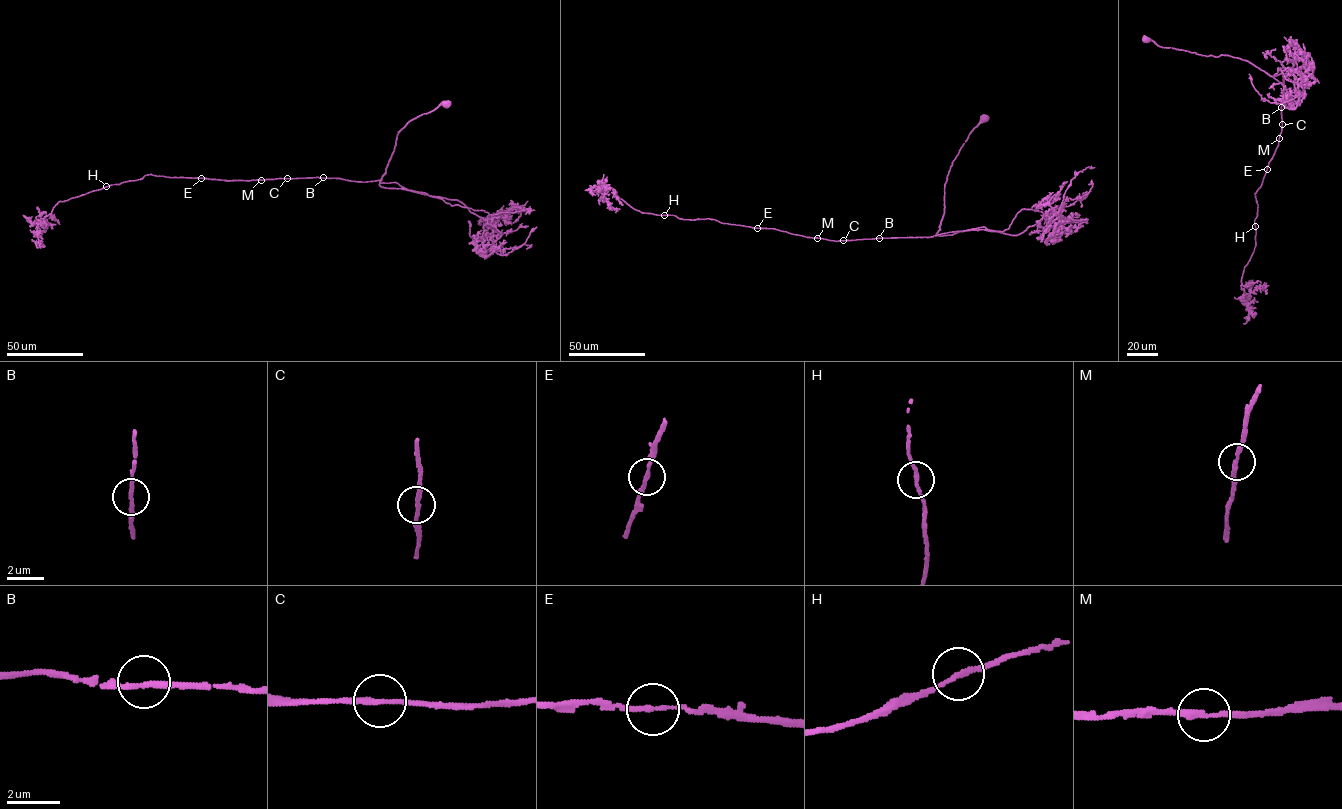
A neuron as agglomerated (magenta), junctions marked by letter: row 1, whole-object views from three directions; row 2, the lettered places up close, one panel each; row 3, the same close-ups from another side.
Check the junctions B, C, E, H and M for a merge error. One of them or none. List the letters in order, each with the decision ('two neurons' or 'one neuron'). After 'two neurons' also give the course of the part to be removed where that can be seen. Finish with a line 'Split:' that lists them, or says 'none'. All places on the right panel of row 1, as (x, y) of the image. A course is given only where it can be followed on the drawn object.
B: one neuron
C: one neuron
E: one neuron
H: one neuron
M: one neuron
Split: none

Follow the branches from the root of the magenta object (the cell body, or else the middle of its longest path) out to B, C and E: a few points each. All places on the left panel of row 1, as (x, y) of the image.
B: (446, 104), (409, 121), (398, 132), (386, 172), (380, 179), (362, 182), (323, 177)
C: (446, 104), (409, 121), (398, 132), (386, 172), (380, 179), (362, 182), (287, 178)
E: (446, 104), (409, 121), (398, 132), (386, 172), (378, 180), (201, 178)

